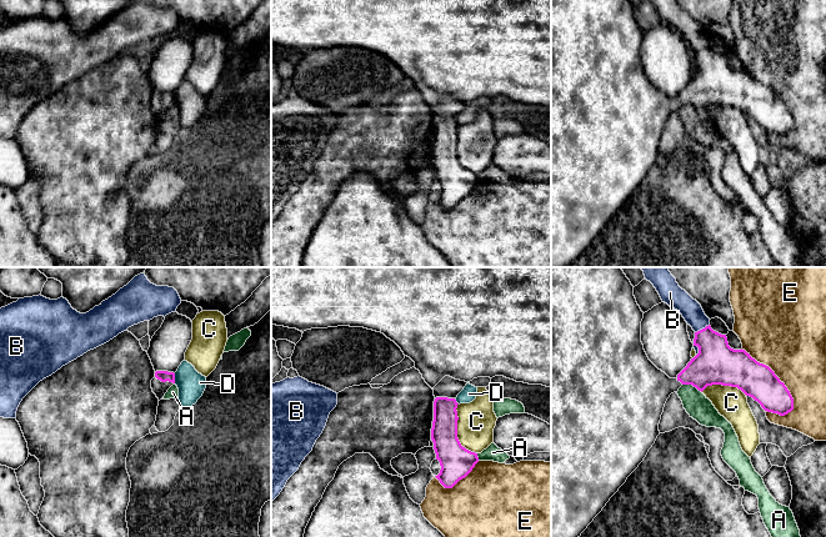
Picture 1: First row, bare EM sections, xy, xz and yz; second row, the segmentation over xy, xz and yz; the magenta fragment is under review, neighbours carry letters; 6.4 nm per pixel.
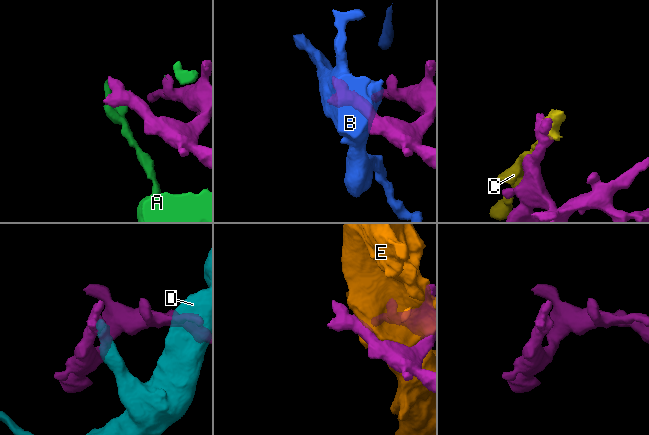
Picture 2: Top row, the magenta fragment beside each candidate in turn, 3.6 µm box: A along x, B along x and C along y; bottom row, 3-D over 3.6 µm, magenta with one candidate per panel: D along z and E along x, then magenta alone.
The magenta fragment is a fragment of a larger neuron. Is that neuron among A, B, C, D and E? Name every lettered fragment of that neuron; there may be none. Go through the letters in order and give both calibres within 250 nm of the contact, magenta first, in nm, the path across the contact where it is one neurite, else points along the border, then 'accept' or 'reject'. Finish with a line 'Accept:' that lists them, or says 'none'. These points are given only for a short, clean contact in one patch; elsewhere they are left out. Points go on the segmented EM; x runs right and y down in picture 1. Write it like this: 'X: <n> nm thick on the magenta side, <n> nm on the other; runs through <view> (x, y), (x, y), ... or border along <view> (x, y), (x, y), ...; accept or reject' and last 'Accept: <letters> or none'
A: 280 nm thick on the magenta side, 160 nm on the other; reject
B: 280 nm thick on the magenta side, 140 nm on the other; border along yz (709, 324), (695, 332); reject
C: 220 nm thick on the magenta side, 240 nm on the other; reject
D: 70 nm thick on the magenta side, 180 nm on the other; border along xy (174, 374), (175, 382); reject
E: 220 nm thick on the magenta side, 440 nm on the other; reject
Accept: none

